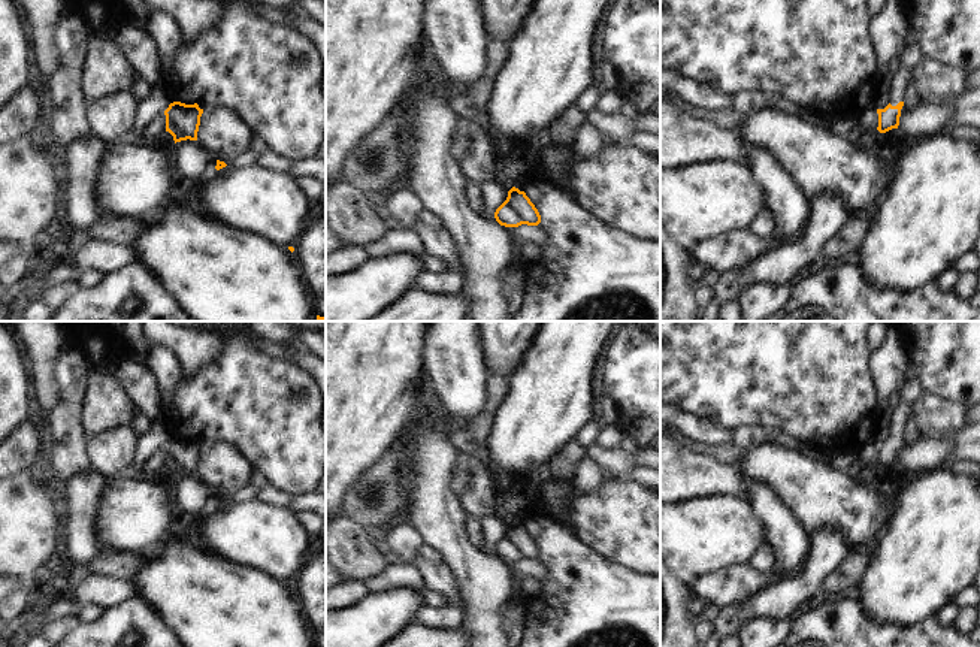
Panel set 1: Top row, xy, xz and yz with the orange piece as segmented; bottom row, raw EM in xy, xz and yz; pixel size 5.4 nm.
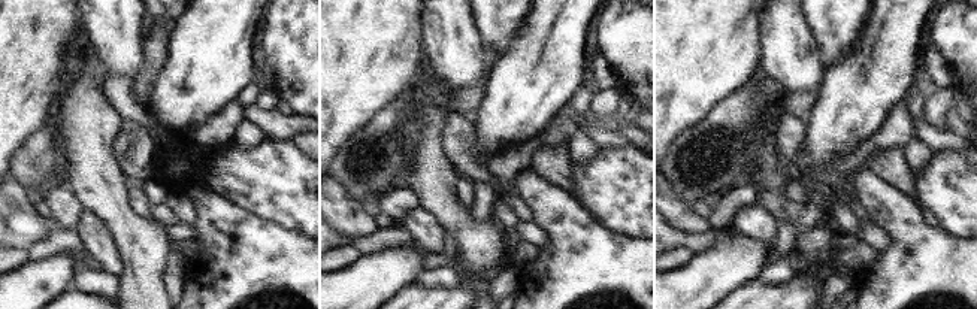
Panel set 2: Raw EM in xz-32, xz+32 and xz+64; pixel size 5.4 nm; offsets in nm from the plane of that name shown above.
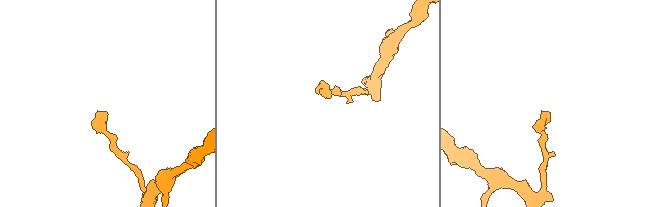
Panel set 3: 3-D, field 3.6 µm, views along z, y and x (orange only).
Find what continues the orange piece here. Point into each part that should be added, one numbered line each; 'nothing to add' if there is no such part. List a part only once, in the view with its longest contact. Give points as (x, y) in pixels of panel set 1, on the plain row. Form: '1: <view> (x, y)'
nothing to add

